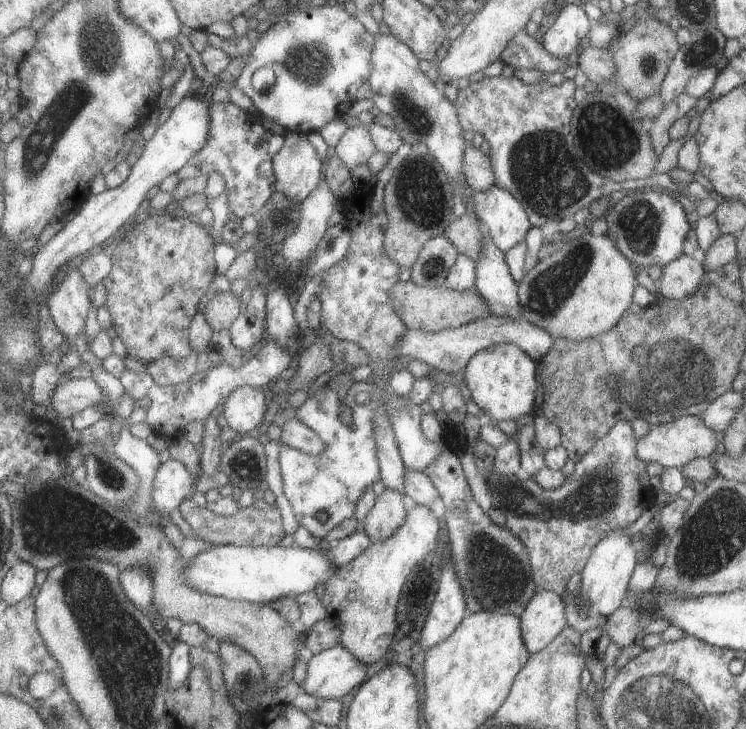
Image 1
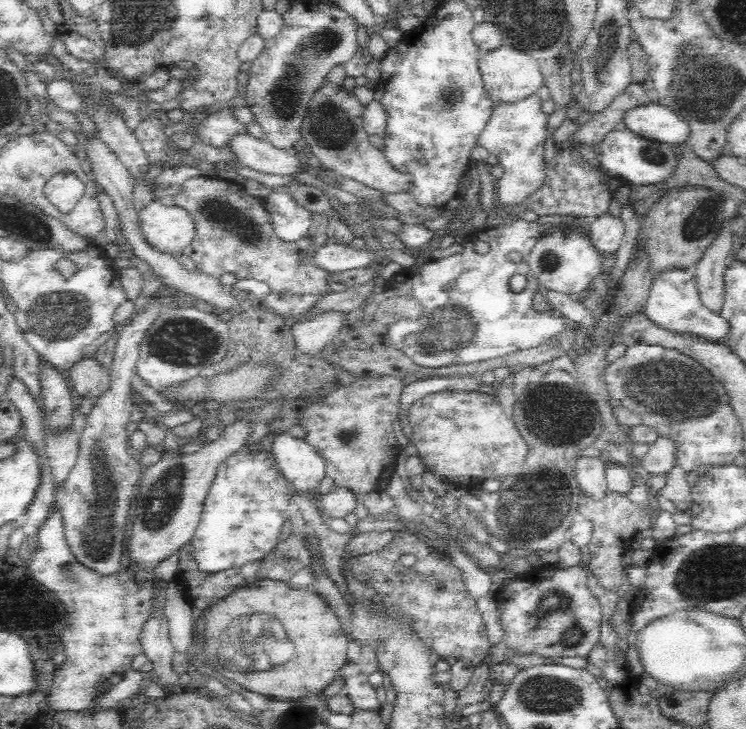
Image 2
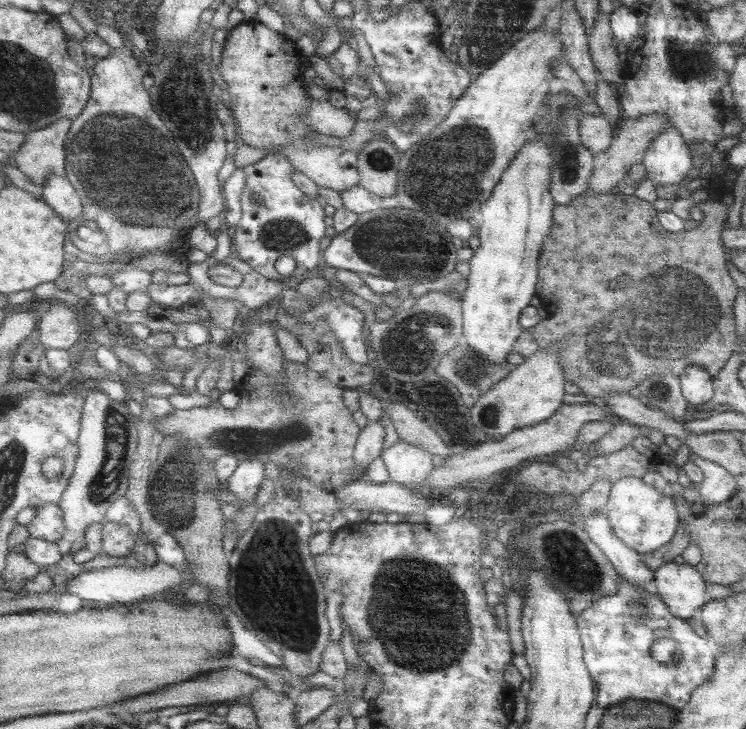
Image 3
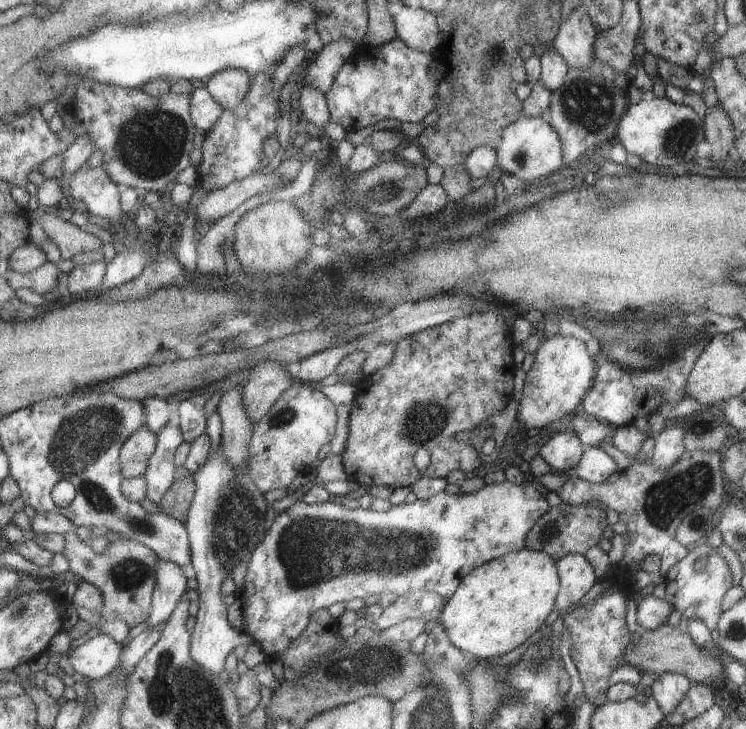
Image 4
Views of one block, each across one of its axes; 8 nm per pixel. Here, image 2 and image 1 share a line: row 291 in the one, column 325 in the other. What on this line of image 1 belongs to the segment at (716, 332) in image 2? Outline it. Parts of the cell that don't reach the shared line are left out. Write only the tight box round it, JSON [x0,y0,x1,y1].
[305,644,369,700]

